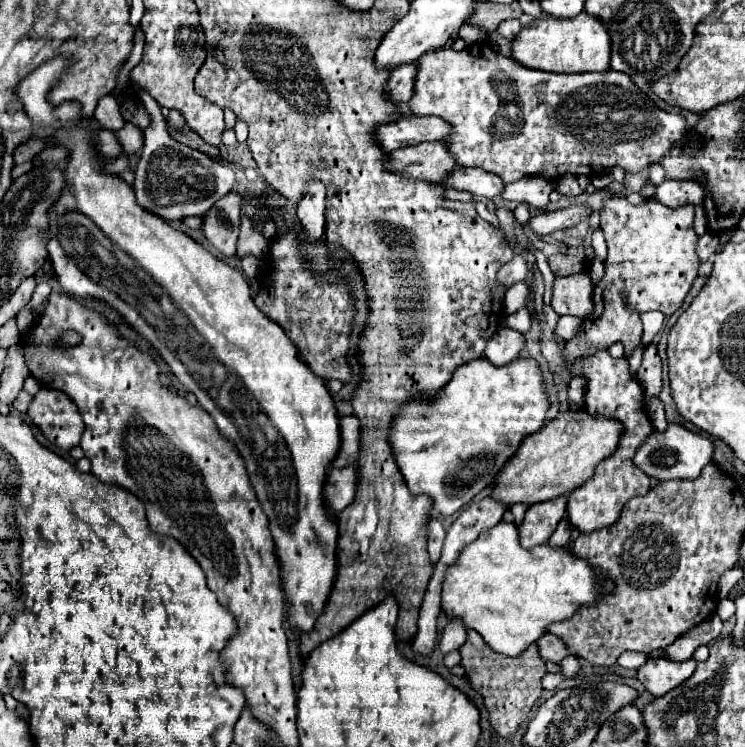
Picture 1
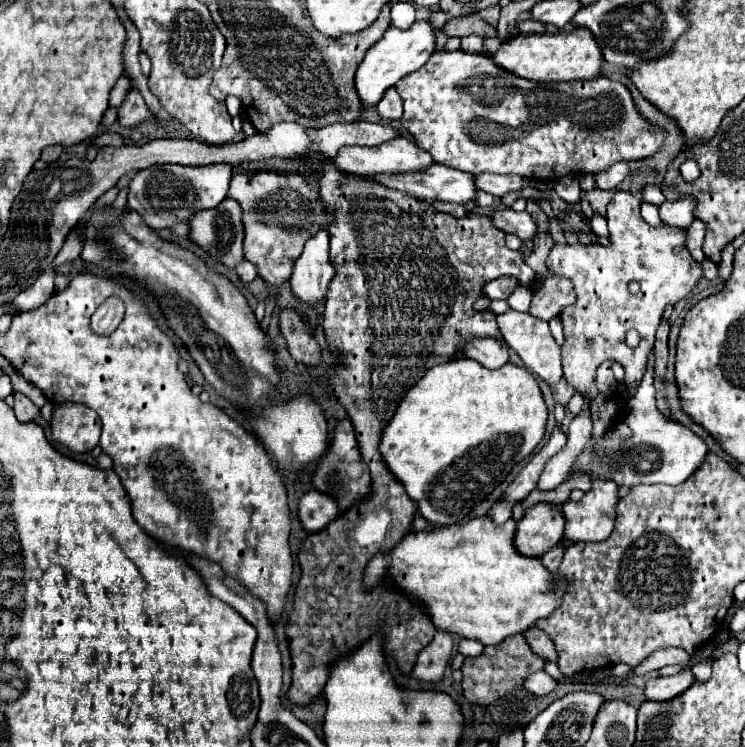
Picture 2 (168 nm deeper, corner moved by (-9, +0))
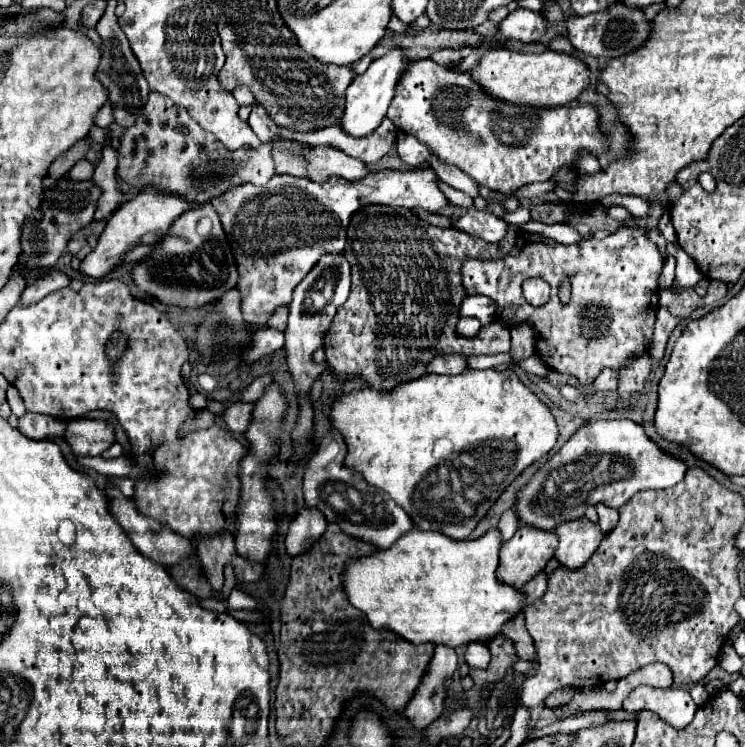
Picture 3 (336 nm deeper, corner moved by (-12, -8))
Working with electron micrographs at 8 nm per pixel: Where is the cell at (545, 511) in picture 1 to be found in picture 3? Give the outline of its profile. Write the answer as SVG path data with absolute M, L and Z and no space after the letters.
M520 526L512 540L502 544L498 578L514 588L522 588L554 556L558 538L554 530L532 530Z

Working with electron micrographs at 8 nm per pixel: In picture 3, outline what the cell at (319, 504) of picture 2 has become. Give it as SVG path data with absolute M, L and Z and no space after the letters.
M302 508L286 534L286 552L290 556L298 556L308 552L326 532L328 522L324 522L324 516L320 514L320 510L312 510L312 508Z

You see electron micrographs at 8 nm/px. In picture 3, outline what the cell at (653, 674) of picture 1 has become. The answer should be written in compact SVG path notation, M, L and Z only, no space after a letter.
M640 686L632 690L632 694L624 700L622 708L628 712L652 710L674 728L684 728L688 722L692 722L696 712L696 704L688 690L682 688L656 690L650 686Z

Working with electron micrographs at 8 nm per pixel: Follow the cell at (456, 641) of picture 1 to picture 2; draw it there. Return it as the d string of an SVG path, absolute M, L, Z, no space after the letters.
M461 640L459 642L459 652L463 654L463 656L479 656L481 652L483 652L483 644L479 642L479 640Z

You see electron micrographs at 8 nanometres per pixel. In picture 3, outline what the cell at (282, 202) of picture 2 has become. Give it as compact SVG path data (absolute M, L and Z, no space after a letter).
M432 168L380 170L362 180L350 182L330 178L324 184L310 178L272 176L268 184L240 184L212 200L230 240L238 264L238 288L242 292L242 314L248 324L264 326L276 306L290 304L292 290L304 274L324 256L338 256L346 244L350 216L366 204L388 204L440 212L450 206L440 190L440 178Z

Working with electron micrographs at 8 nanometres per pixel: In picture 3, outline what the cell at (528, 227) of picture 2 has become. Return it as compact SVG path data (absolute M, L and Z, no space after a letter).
M470 208L468 212L464 212L454 226L486 242L500 242L508 230L508 222L504 218L498 218L490 212L480 212L476 208Z

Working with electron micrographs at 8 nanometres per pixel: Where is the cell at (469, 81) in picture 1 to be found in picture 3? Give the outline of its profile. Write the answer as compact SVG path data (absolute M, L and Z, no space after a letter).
M430 58L416 60L408 66L388 108L388 118L396 124L398 130L424 142L440 162L448 162L460 168L478 184L502 194L514 192L516 188L530 182L550 180L560 168L574 166L582 154L600 156L610 150L610 138L600 126L600 114L596 104L570 102L558 108L518 106L488 96L488 92L478 86L470 72L456 72L454 68L436 64Z

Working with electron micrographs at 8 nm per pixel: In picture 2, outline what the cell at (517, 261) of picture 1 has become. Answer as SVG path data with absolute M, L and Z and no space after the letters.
M501 276L501 278L495 278L491 282L487 282L483 286L483 294L491 300L507 300L509 294L517 288L517 280L515 278L509 278L509 276Z

